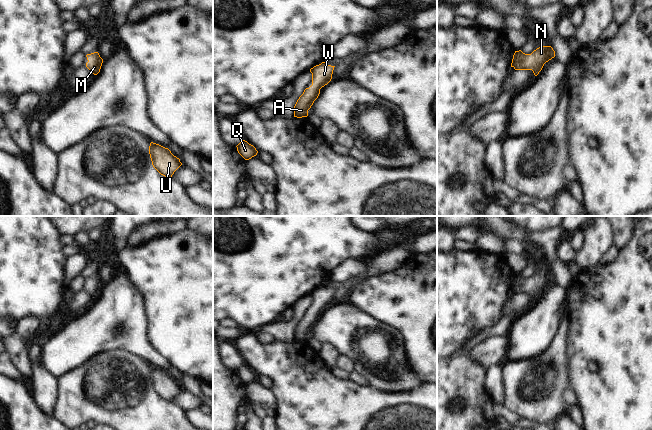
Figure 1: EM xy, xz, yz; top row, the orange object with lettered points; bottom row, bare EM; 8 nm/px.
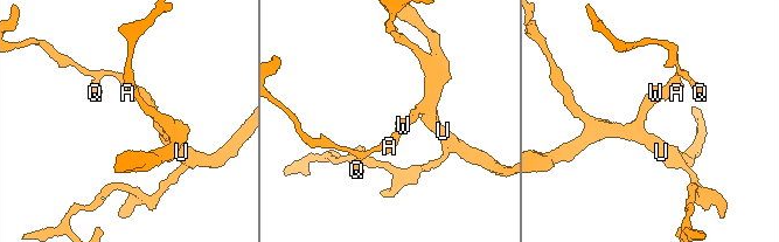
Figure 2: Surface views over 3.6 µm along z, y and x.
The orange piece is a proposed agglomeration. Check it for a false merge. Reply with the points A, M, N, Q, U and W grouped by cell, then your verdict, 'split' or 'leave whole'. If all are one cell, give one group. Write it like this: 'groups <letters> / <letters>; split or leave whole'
groups A M N Q U W; leave whole

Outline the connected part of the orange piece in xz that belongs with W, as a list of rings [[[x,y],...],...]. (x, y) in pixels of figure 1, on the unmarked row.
[[[322,286],[310,293],[312,297],[312,309],[306,312],[294,330],[294,341],[308,340],[308,334],[320,318],[320,313],[327,309],[331,303],[335,290]]]

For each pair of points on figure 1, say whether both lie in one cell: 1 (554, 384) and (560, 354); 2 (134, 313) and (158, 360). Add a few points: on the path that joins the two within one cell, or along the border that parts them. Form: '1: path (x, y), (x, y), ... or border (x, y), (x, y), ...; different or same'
1: path (554, 377), (554, 361); same
2: path (134, 325), (134, 339), (146, 351); same

